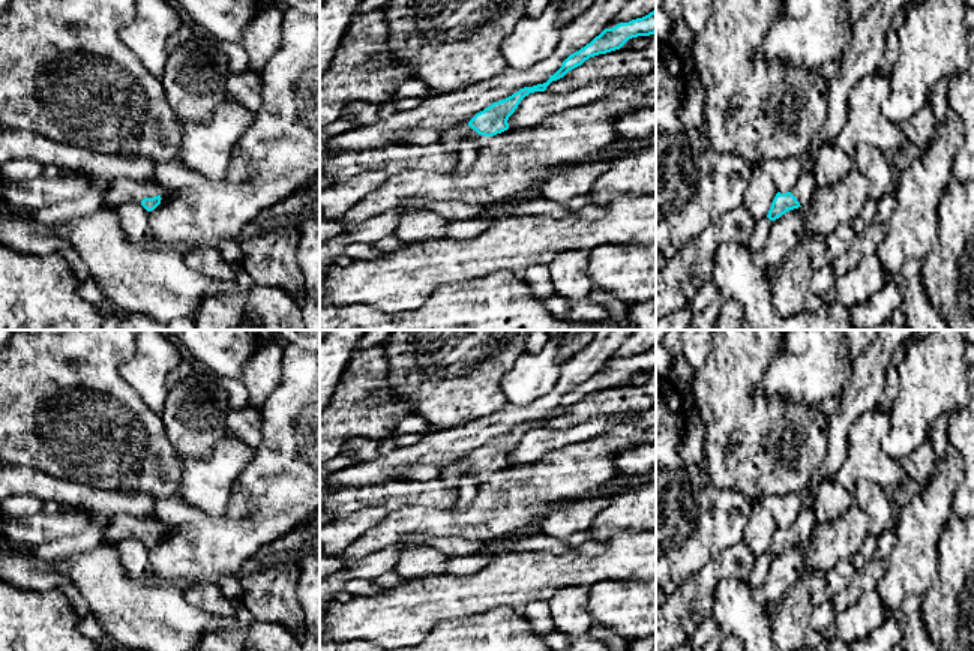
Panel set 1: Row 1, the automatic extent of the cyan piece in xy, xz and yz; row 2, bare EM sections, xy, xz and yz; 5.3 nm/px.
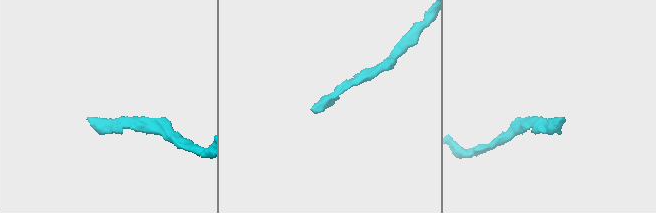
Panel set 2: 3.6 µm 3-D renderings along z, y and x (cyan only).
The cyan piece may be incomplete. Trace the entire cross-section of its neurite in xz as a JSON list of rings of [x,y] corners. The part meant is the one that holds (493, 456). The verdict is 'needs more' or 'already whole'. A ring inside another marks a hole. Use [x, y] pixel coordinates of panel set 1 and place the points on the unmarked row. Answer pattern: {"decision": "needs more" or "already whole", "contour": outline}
{"decision": "needs more", "contour": [[[656,346],[642,354],[636,354],[629,358],[620,358],[612,364],[605,364],[584,384],[570,390],[563,398],[561,404],[554,411],[551,411],[546,418],[533,423],[524,423],[512,432],[494,438],[483,447],[477,448],[468,459],[443,468],[441,478],[449,486],[458,489],[467,477],[471,477],[477,486],[485,483],[491,472],[509,465],[507,456],[525,432],[534,428],[545,428],[552,417],[563,414],[569,406],[581,402],[590,393],[620,386],[632,374],[650,372],[654,369]]]}

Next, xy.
{"decision": "needs more", "contour": [[[120,514],[110,519],[105,540],[116,543],[135,537],[140,538],[147,548],[152,548],[161,540],[161,531],[162,525],[158,520]]]}

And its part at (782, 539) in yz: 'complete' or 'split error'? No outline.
split error

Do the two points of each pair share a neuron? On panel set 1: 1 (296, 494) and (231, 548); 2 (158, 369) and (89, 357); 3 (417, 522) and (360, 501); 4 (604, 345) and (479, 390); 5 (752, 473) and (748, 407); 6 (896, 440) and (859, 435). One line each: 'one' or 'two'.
1: one
2: two
3: two
4: two
5: one
6: two

